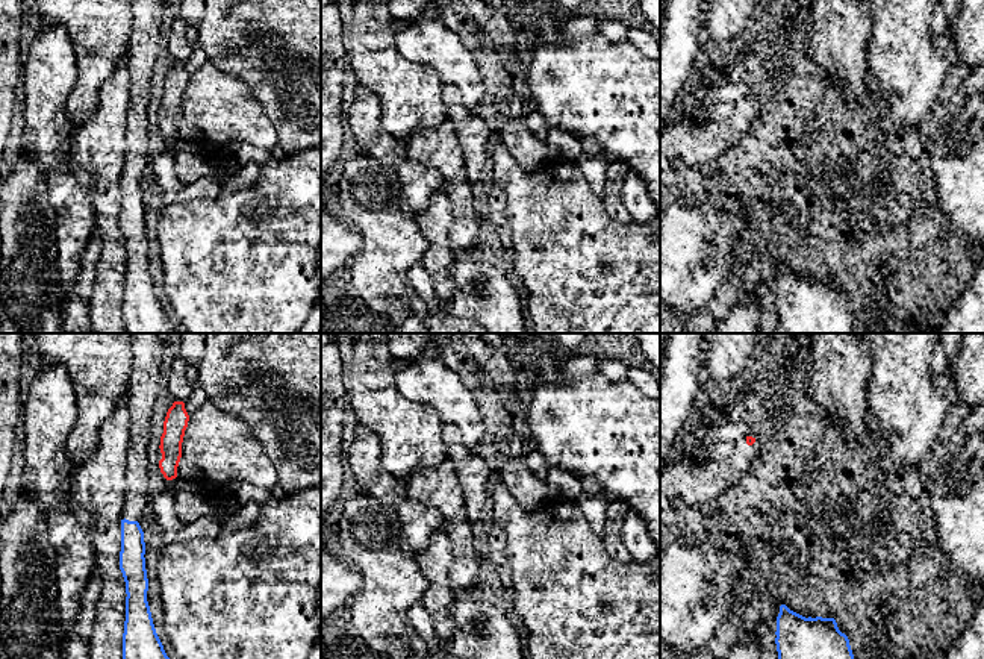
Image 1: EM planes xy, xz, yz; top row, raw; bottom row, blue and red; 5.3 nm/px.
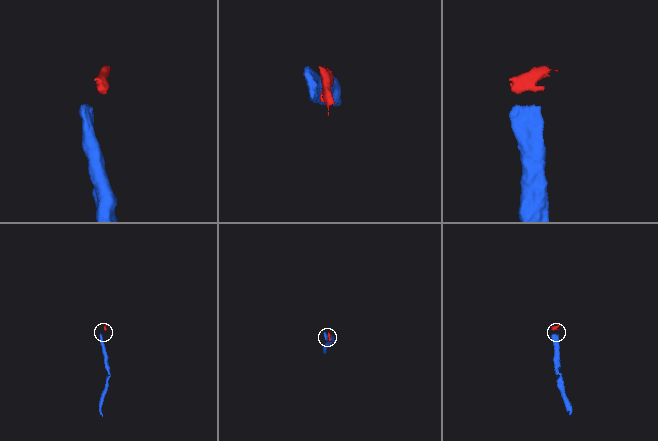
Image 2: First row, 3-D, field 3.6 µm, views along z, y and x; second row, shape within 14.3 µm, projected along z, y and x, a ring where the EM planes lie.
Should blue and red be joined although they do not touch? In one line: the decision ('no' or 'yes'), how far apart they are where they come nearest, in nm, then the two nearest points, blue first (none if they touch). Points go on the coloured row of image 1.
no; 280 nm apart; from blue across xy (137, 521), (167, 479)

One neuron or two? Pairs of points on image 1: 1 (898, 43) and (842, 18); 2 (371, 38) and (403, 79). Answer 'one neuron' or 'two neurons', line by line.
1: two neurons
2: one neuron

